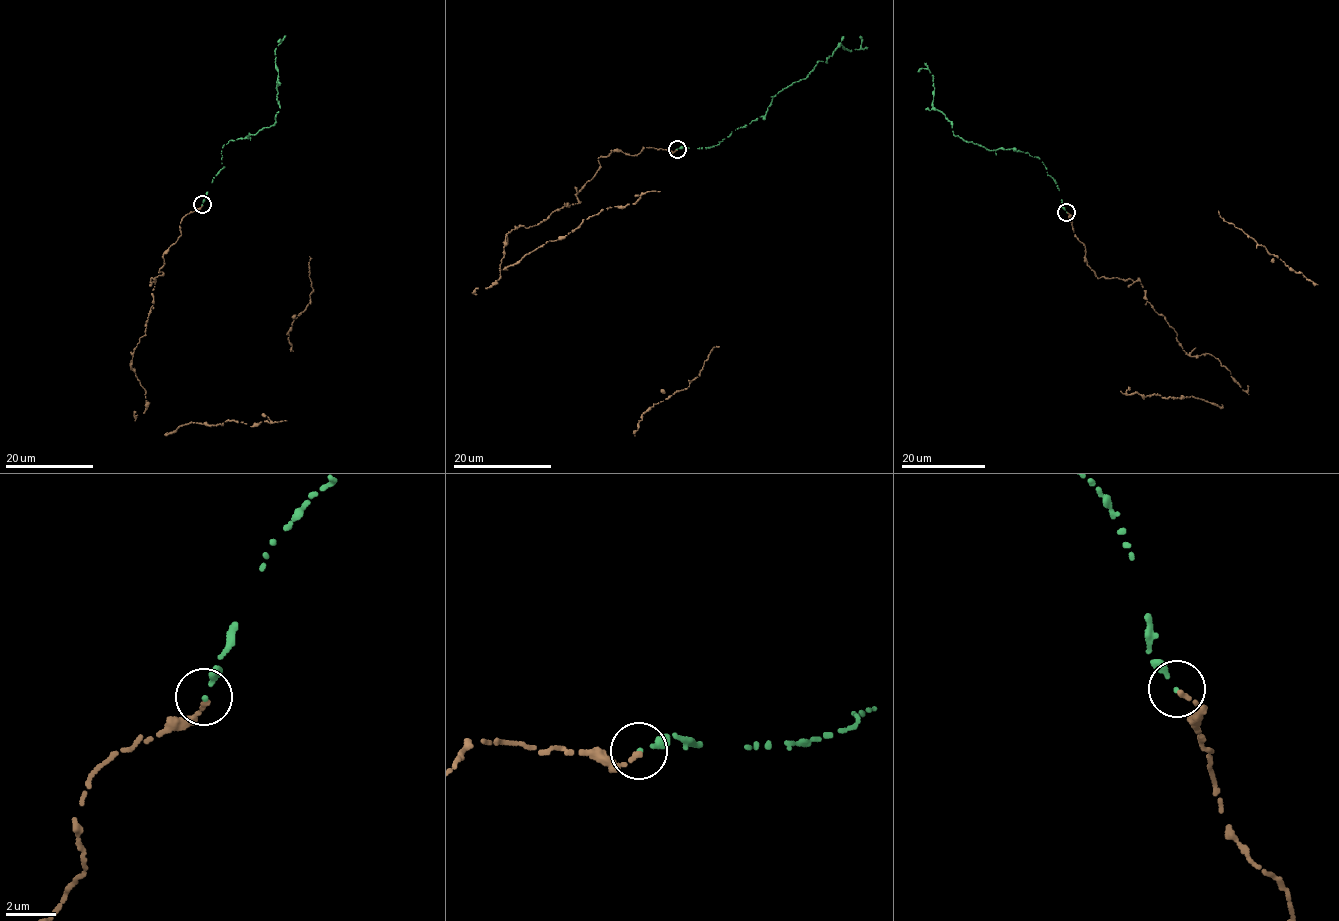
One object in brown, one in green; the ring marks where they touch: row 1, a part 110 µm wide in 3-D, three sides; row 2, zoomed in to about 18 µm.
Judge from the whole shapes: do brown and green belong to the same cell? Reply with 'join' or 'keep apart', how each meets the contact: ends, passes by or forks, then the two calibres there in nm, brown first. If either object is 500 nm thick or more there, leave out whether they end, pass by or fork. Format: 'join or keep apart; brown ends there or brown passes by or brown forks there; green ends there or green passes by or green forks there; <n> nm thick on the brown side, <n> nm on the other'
join; brown ends there; green ends there; 190 nm thick on the brown side, 160 nm on the other

